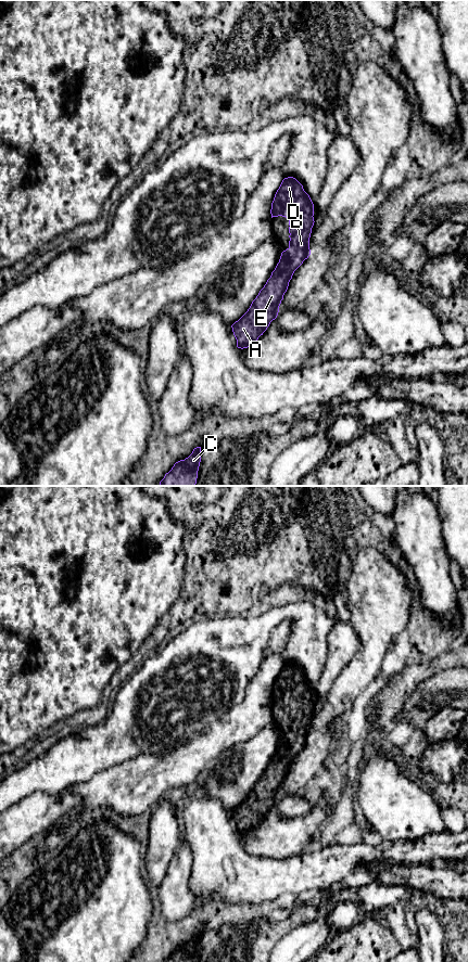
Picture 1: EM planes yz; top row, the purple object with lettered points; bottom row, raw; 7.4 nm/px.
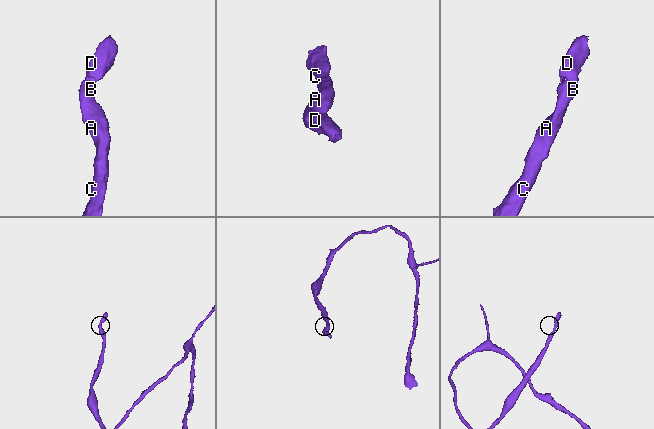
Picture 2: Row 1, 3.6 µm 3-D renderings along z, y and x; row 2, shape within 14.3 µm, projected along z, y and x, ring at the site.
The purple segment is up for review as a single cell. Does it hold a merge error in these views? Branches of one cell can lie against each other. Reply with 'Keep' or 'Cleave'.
Keep

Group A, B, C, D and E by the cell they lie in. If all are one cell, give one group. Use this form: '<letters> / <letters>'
A B C D E

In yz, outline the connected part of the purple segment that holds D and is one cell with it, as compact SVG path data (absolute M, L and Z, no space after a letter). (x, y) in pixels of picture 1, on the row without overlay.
M288 663L282 666L271 689L270 700L271 704L282 702L289 706L289 733L281 739L279 748L271 758L270 764L252 787L248 797L231 811L233 821L237 825L237 833L241 835L248 834L255 829L267 816L270 808L277 804L279 792L294 757L311 741L309 723L315 708L313 703L314 690L309 681L304 677L303 671L295 664Z

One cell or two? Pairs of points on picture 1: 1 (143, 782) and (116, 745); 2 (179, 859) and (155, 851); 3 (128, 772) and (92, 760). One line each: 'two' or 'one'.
1: two
2: two
3: two

